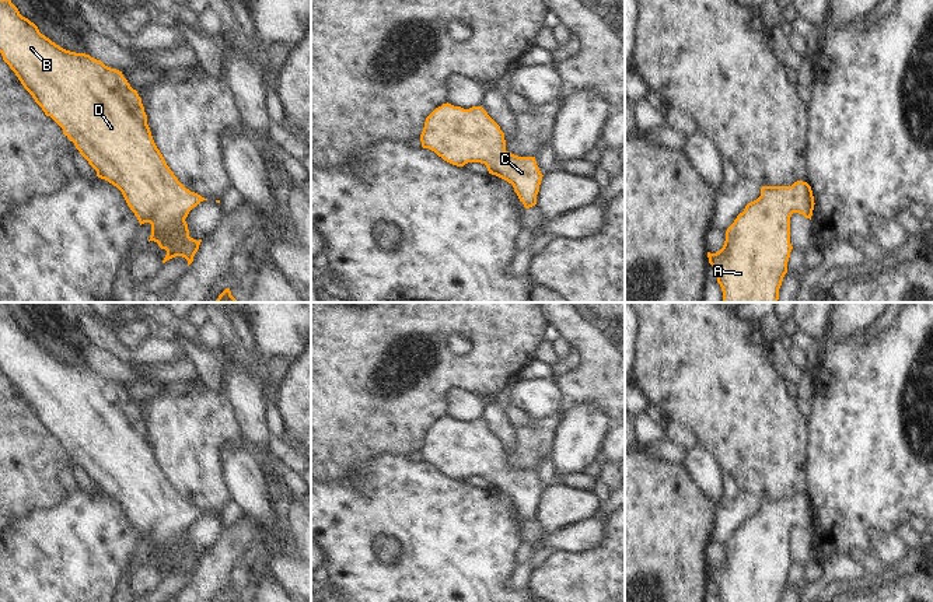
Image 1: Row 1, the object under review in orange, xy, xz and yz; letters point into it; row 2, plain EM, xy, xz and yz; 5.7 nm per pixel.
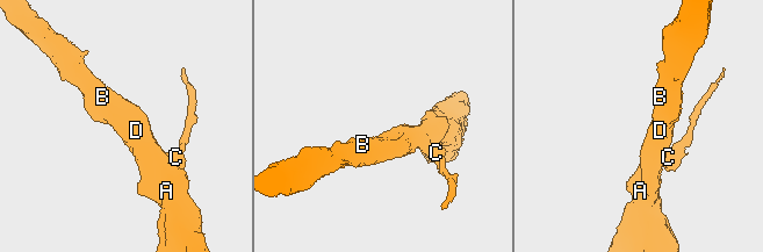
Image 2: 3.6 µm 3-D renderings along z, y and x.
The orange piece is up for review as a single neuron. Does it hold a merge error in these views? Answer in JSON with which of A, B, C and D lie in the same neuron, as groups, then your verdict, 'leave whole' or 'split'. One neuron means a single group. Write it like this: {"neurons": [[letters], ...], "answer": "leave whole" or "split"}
{"neurons": [["A", "B", "C", "D"]], "answer": "leave whole"}

